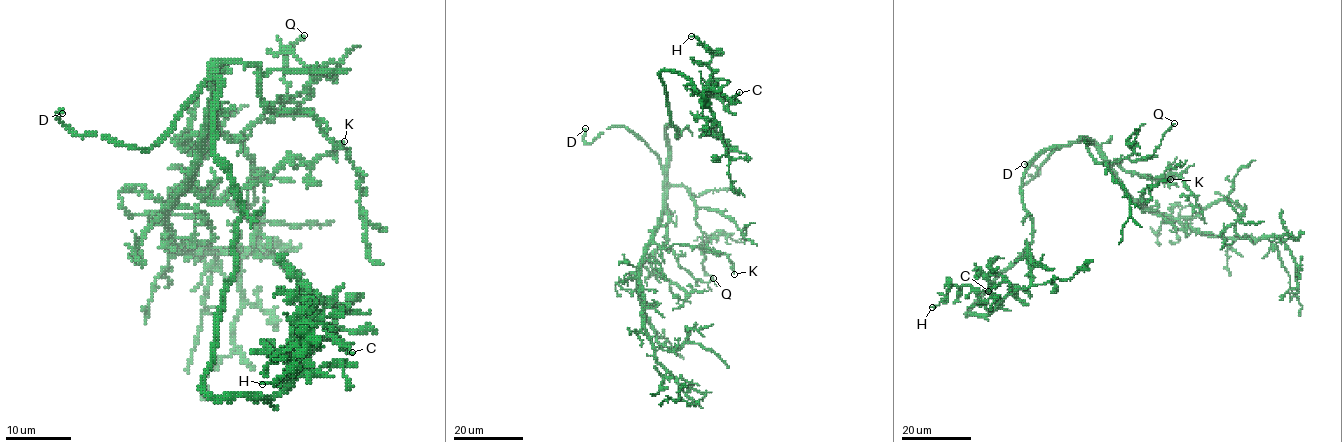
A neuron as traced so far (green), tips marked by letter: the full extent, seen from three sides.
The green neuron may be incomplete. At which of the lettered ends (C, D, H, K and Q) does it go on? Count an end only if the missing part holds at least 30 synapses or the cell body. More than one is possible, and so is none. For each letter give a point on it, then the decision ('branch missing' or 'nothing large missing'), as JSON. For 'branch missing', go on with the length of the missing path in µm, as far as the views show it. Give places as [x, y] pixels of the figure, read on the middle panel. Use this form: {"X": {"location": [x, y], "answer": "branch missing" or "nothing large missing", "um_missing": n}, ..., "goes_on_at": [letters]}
{"C": {"location": [739, 92], "answer": "nothing large missing"}, "D": {"location": [585, 128], "answer": "branch missing", "um_missing": 20}, "H": {"location": [691, 36], "answer": "nothing large missing"}, "K": {"location": [734, 274], "answer": "nothing large missing"}, "Q": {"location": [713, 278], "answer": "nothing large missing"}, "goes_on_at": ["D"]}

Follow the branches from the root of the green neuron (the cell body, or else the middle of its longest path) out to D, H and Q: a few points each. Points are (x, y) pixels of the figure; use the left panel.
D: (219, 83), (207, 78), (172, 126), (146, 149), (115, 144), (95, 134), (75, 136), (60, 120), (62, 113)
H: (219, 83), (215, 153), (242, 214), (204, 389), (275, 397), (301, 341), (295, 364), (262, 384)
Q: (219, 83), (222, 62), (250, 62), (260, 100), (283, 106), (285, 50), (304, 35)

